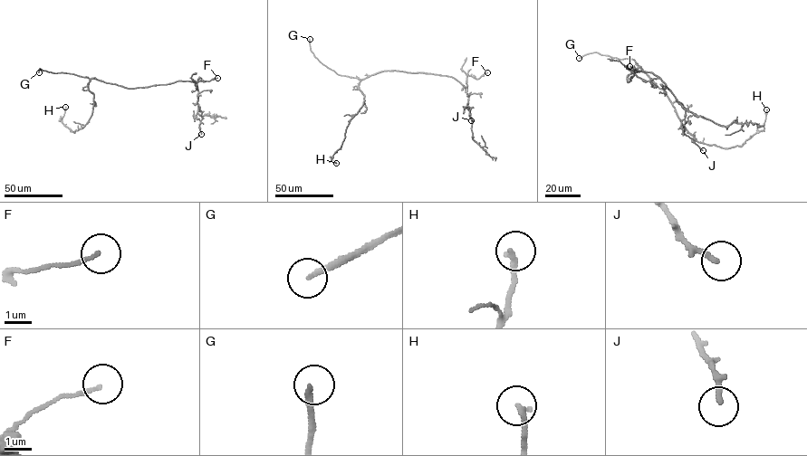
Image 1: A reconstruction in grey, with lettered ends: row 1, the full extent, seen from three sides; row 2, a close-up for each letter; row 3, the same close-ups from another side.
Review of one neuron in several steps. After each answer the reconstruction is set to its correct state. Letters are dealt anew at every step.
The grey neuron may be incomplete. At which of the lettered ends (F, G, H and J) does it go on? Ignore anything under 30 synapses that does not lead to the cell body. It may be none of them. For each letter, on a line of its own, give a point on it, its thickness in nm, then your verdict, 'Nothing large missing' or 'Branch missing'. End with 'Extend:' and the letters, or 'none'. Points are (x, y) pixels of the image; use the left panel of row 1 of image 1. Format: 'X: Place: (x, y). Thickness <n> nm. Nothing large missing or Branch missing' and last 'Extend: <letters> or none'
F: Place: (217, 78). Thickness 130 nm. Nothing large missing
G: Place: (39, 72). Thickness 200 nm. Branch missing
H: Place: (65, 107). Thickness 220 nm. Nothing large missing
J: Place: (201, 134). Thickness 180 nm. Nothing large missing
Extend: G

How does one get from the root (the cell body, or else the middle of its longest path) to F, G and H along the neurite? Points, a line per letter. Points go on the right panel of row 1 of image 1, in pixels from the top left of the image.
F: (628, 80), (630, 80), (636, 71), (651, 71), (659, 77), (643, 80), (634, 73), (639, 71), (629, 66)
G: (628, 80), (628, 75), (640, 67), (634, 60), (619, 59), (596, 52), (579, 58)
H: (628, 80), (640, 67), (665, 90), (685, 128), (709, 145), (742, 146), (763, 128), (766, 109)

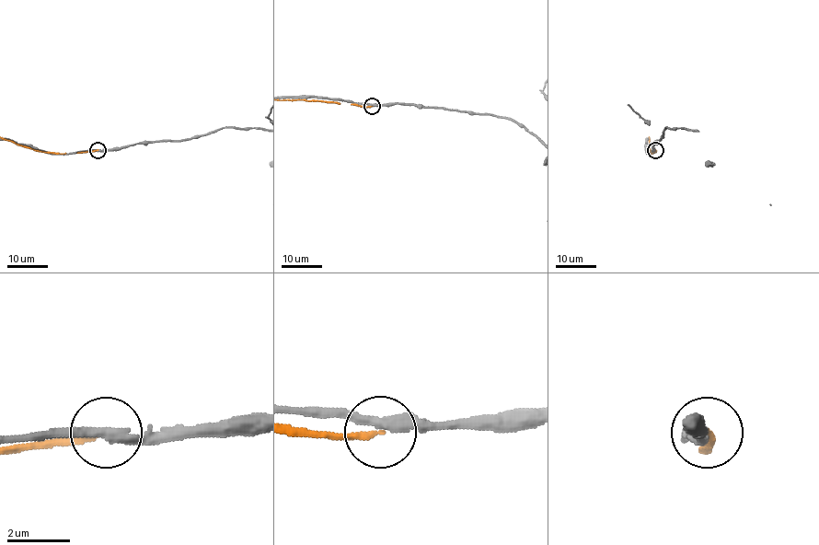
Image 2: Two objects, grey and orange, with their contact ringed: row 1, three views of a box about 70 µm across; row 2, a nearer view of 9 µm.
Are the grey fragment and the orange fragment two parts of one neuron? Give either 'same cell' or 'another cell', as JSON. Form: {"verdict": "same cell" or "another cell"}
{"verdict": "another cell"}

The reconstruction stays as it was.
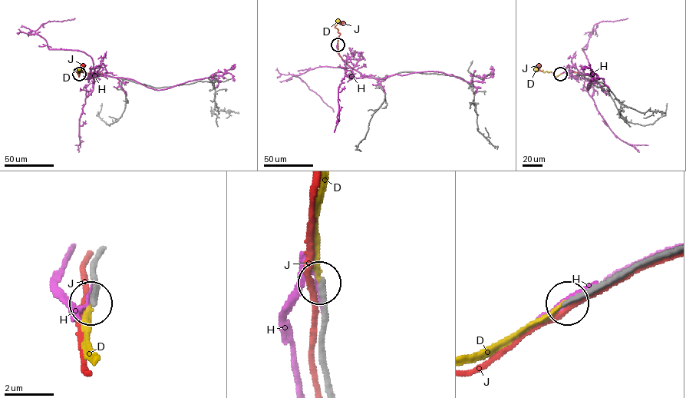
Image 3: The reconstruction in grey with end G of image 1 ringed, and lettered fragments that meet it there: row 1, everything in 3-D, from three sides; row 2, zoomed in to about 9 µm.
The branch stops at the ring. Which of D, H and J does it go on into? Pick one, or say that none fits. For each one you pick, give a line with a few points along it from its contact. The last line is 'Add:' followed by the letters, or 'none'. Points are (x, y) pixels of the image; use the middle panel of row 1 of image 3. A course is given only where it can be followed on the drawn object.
D: it runs (338, 44), (340, 34), (334, 27), (338, 20)
Add: D

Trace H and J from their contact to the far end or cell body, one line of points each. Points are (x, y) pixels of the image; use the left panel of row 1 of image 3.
H: (79, 73), (103, 75), (90, 74), (89, 55), (49, 49), (35, 31), (48, 21), (74, 18)
J: (78, 74), (78, 77), (81, 71), (76, 71), (82, 65)

